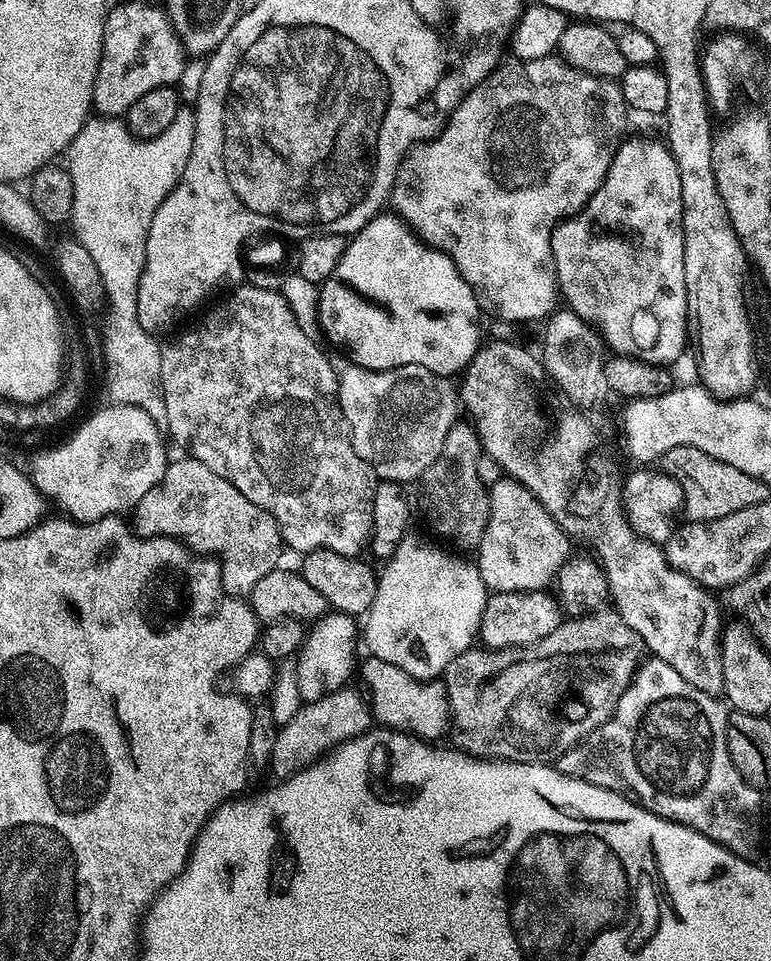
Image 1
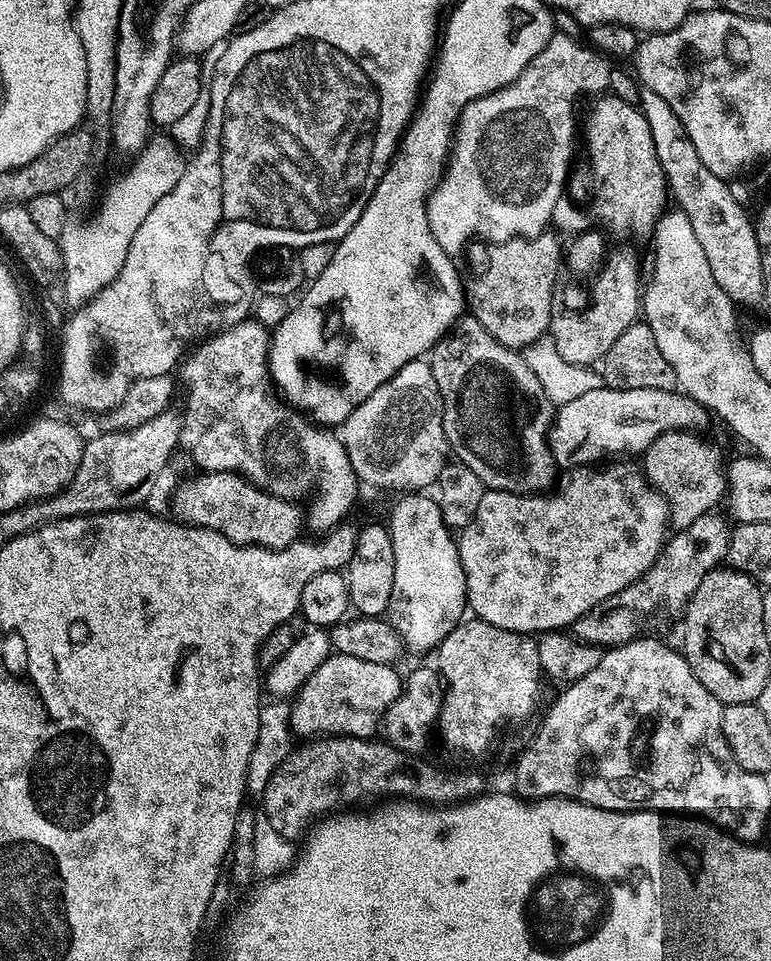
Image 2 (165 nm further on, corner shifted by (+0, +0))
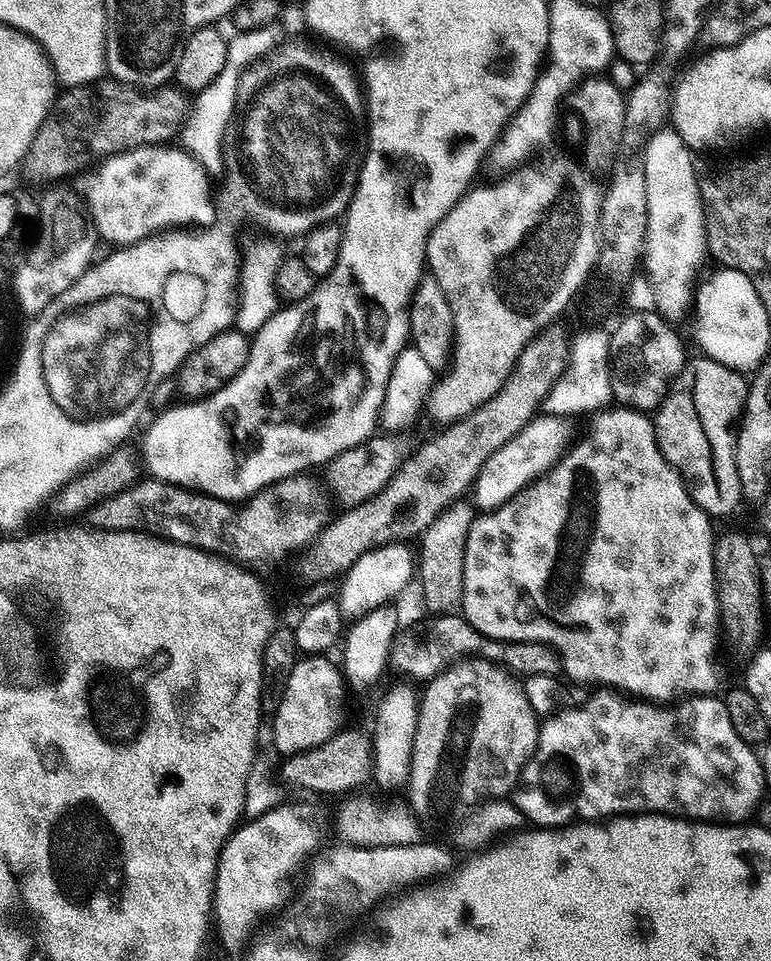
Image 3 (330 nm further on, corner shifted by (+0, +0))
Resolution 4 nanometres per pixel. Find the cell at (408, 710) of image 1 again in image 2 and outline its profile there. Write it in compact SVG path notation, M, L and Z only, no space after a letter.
M328 655L291 701L291 731L300 738L371 737L371 732L381 727L388 707L403 691L403 677L392 667L391 663Z

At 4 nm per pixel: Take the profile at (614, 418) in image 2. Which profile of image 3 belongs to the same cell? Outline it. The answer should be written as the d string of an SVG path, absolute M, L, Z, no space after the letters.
M537 414L506 446L494 450L476 476L476 482L470 496L475 507L481 513L492 512L500 508L514 494L518 494L527 484L549 472L573 443L572 432L568 429L569 421L562 416Z

